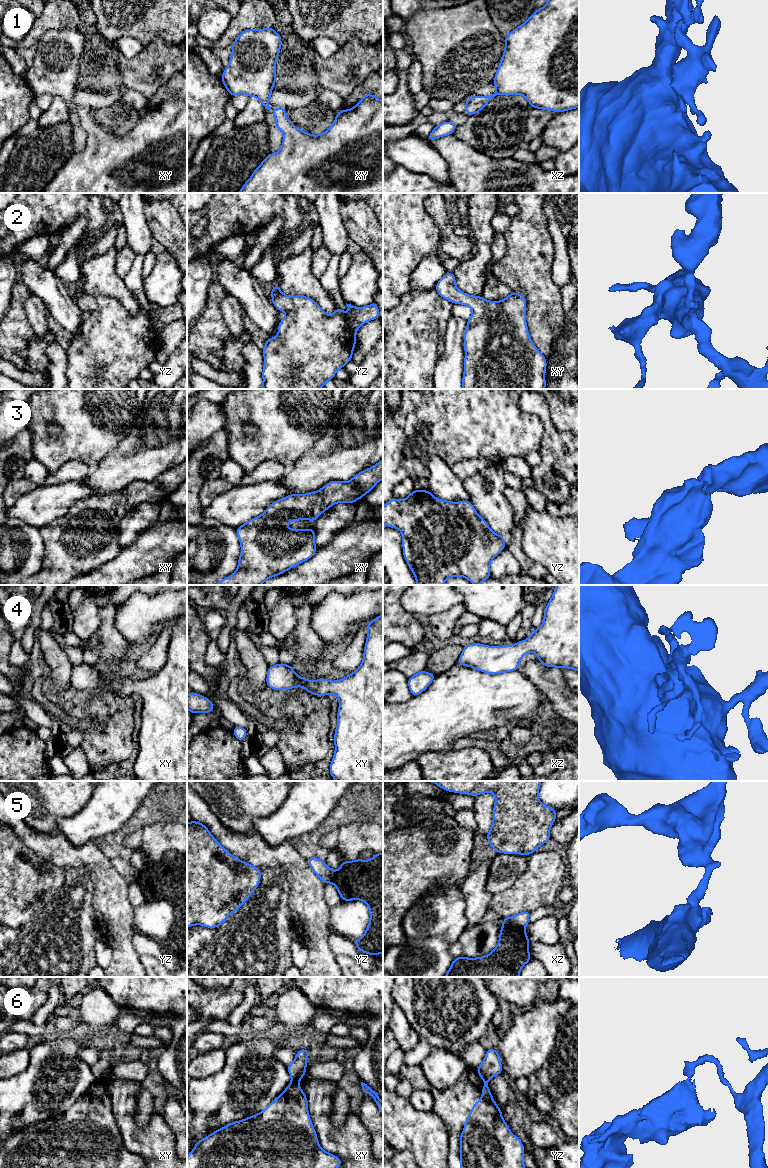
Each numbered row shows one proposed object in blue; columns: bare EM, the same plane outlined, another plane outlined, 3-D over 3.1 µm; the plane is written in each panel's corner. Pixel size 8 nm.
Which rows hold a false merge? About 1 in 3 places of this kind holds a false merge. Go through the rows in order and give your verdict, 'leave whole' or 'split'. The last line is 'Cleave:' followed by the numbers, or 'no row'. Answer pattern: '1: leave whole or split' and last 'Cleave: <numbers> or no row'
1: leave whole
2: leave whole
3: leave whole
4: leave whole
5: split
6: split
Cleave: 5, 6

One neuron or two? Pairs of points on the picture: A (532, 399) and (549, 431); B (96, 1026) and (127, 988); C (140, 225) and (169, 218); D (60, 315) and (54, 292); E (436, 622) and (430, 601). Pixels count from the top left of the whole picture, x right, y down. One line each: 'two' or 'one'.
A: one
B: two
C: two
D: one
E: two

